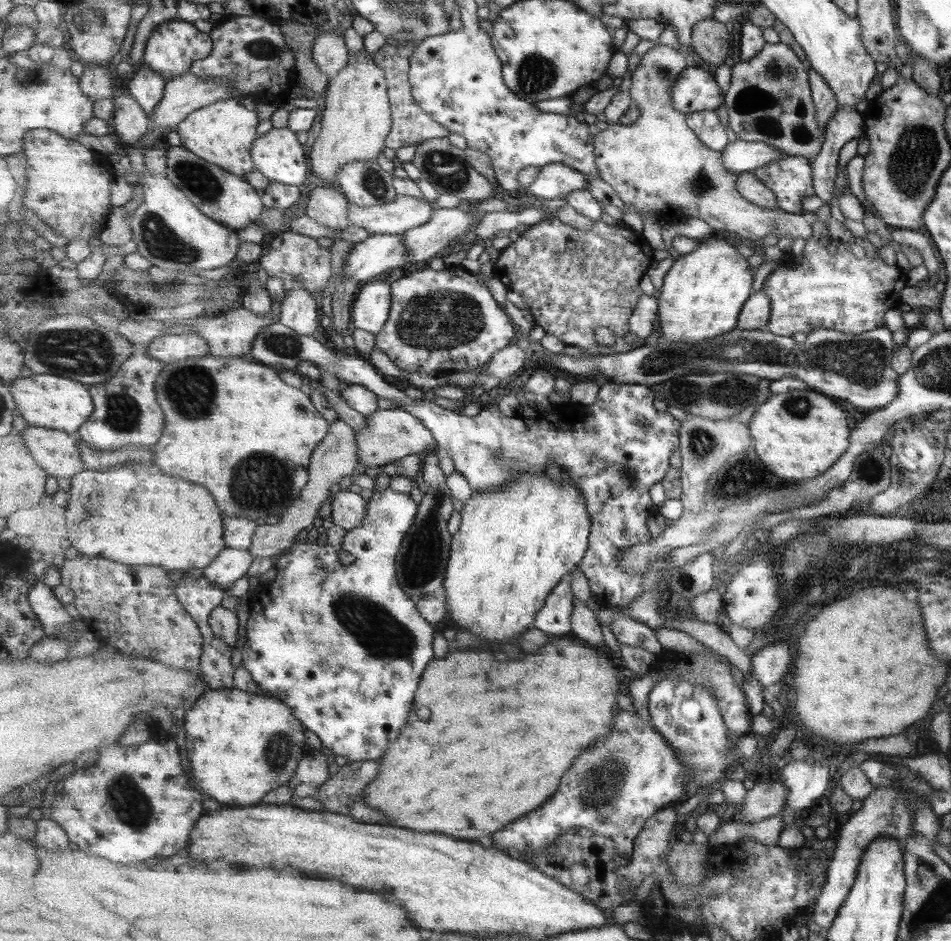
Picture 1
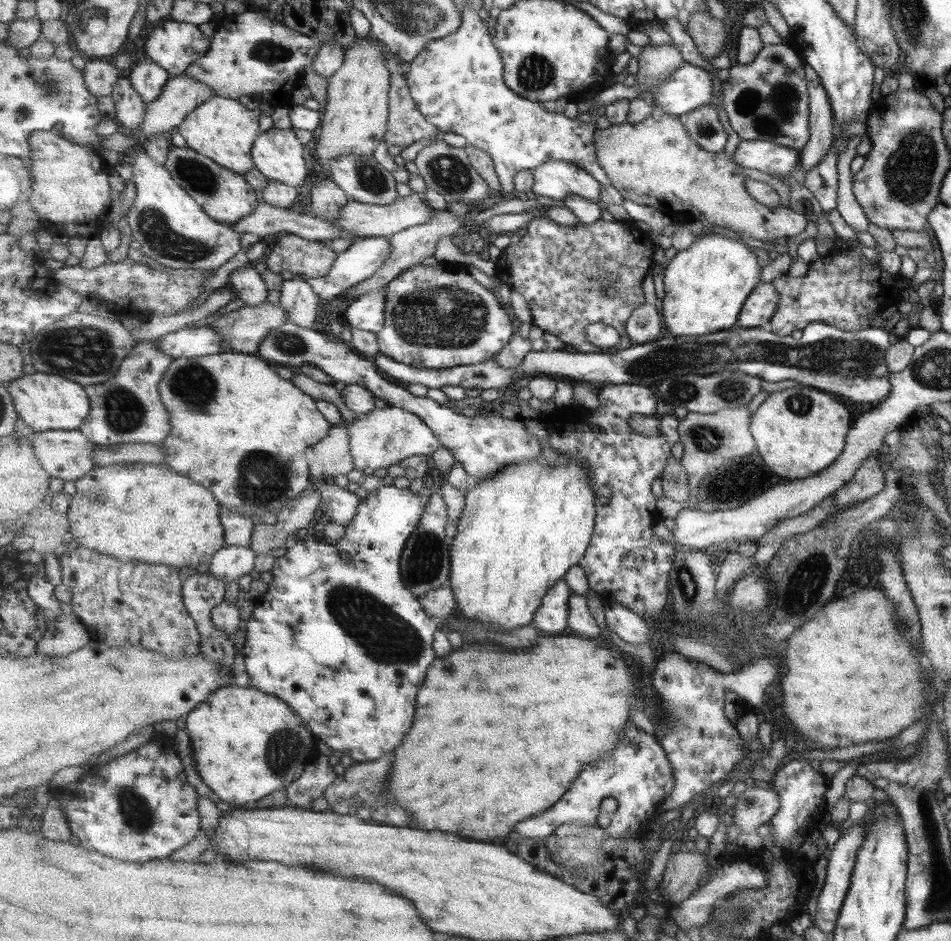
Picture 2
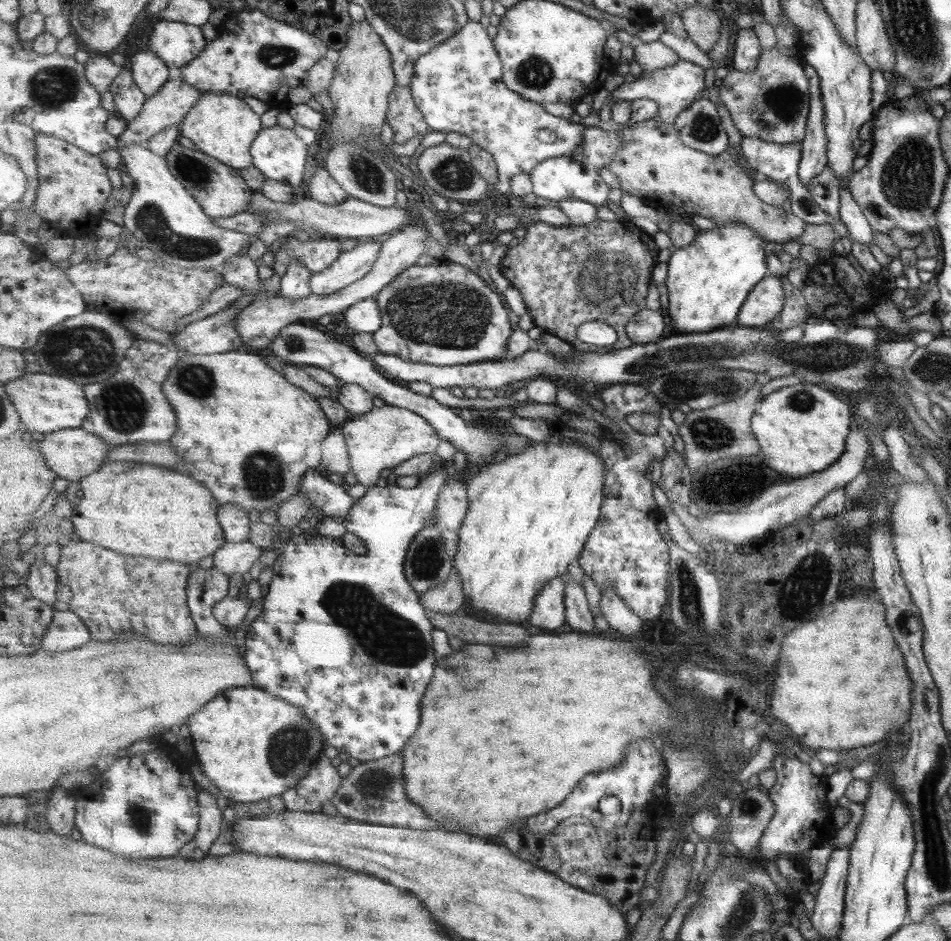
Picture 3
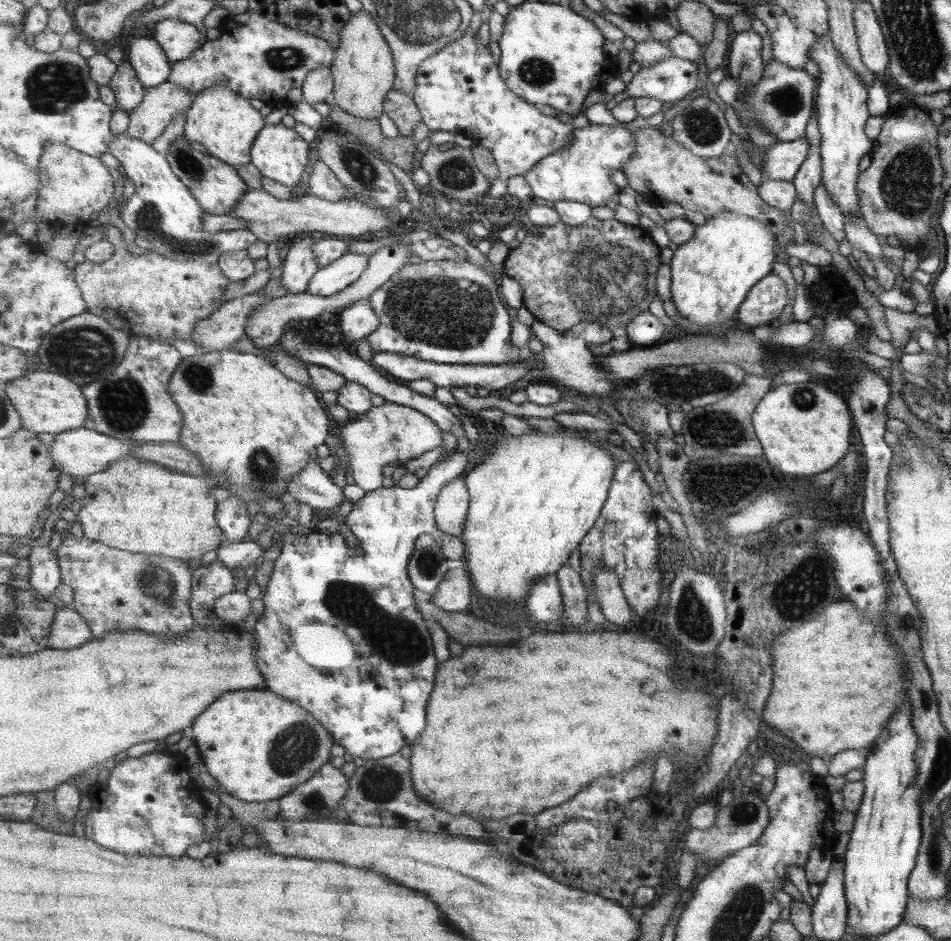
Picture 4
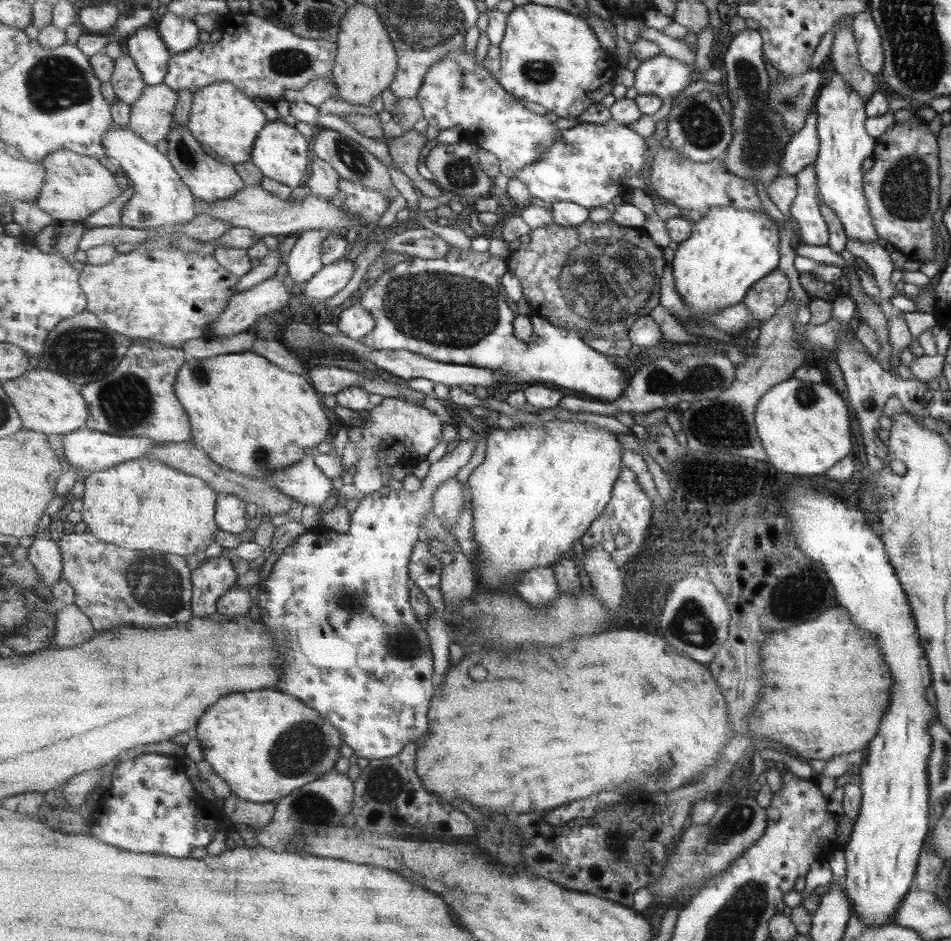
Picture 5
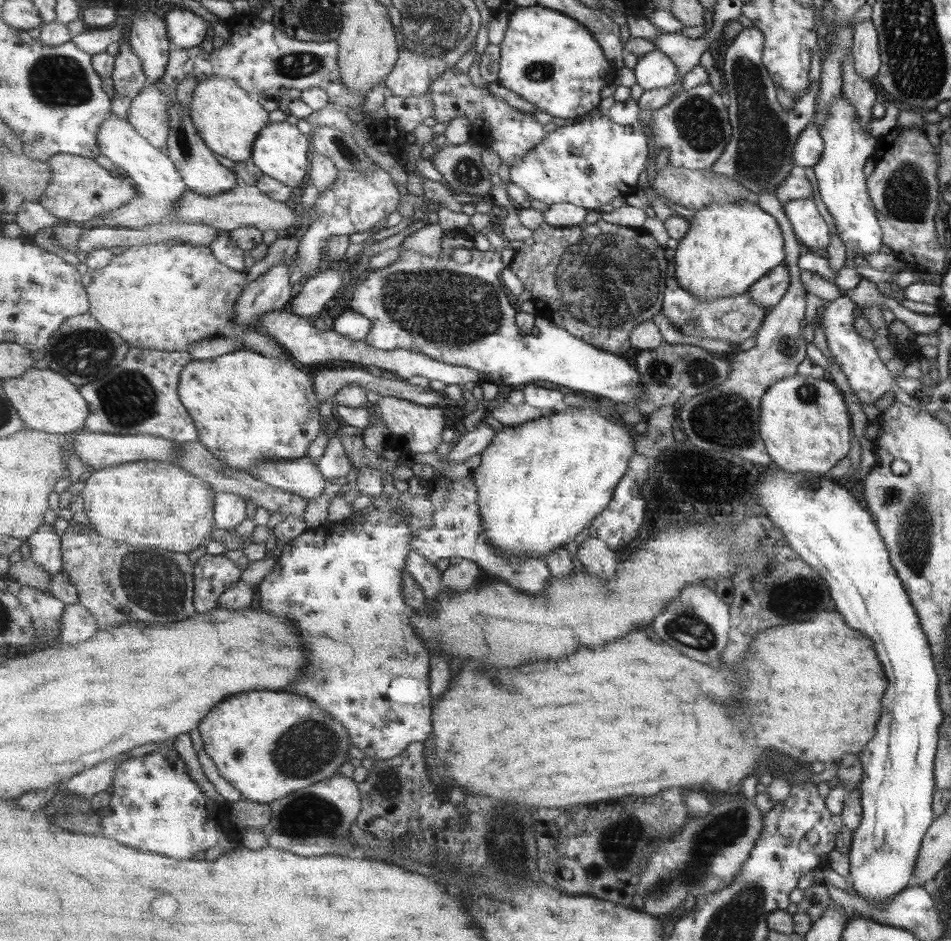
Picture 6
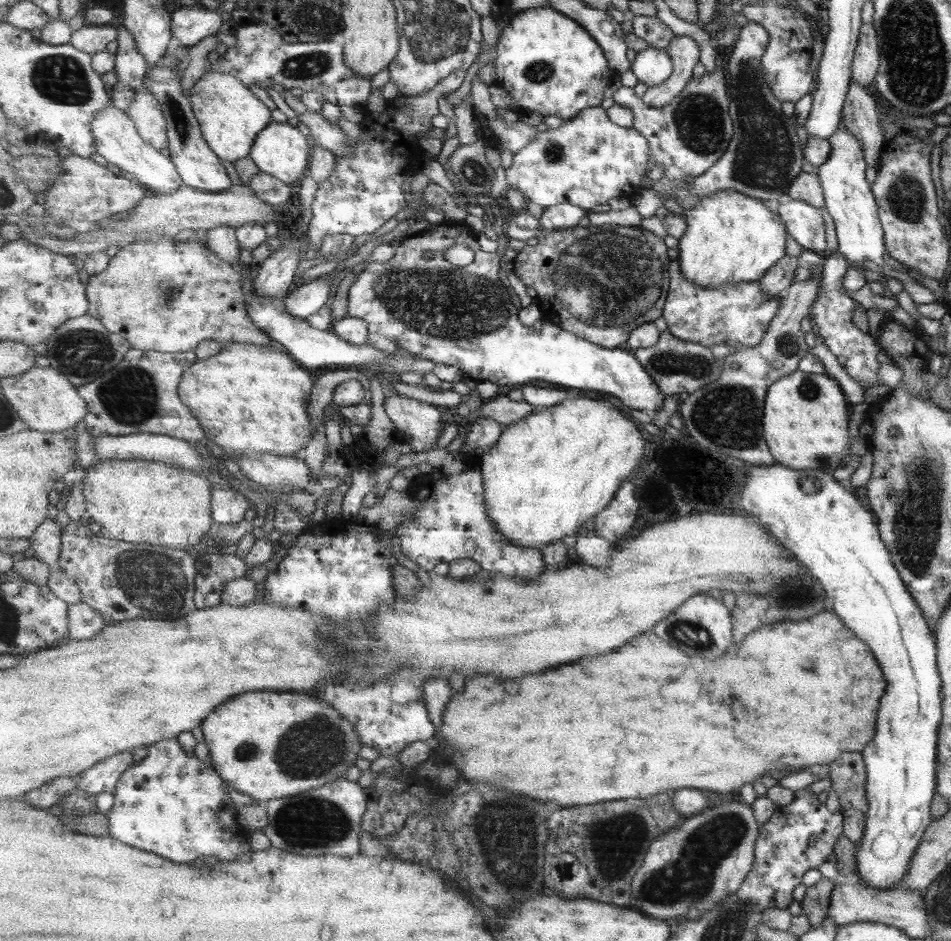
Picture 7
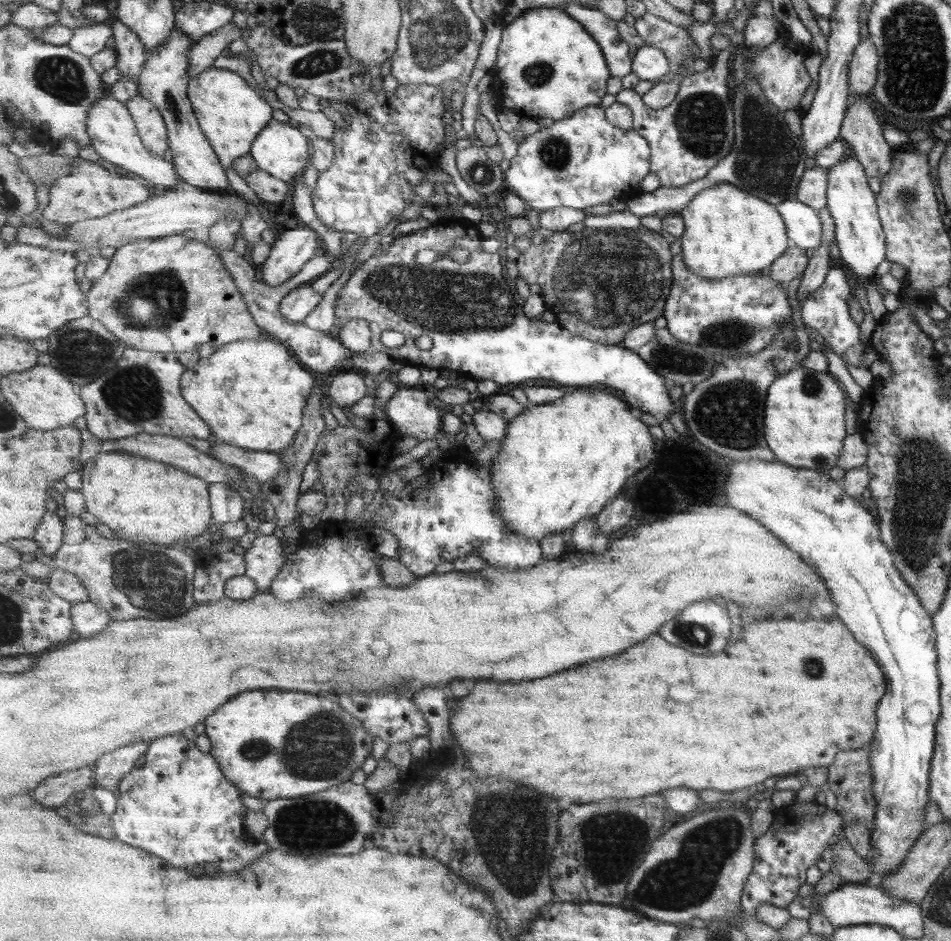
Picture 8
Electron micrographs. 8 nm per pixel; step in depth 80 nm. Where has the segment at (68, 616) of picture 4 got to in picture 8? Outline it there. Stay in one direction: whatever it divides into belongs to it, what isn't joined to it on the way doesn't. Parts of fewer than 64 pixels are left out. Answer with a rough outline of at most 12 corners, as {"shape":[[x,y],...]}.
{"shape":[[91,601],[72,606],[75,638],[103,632],[111,614]]}

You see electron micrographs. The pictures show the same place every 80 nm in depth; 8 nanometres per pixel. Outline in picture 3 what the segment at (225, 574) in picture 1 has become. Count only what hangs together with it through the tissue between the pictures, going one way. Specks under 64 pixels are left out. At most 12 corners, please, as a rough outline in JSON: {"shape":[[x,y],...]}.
{"shape":[[250,541],[225,543],[213,565],[229,577],[245,574],[262,551]]}

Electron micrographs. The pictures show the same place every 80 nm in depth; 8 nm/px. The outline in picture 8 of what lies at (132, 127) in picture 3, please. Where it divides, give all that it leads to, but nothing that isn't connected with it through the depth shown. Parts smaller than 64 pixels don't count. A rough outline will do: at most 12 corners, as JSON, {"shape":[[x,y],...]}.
{"shape":[[141,94],[126,105],[146,150],[163,156],[170,149],[166,119]]}

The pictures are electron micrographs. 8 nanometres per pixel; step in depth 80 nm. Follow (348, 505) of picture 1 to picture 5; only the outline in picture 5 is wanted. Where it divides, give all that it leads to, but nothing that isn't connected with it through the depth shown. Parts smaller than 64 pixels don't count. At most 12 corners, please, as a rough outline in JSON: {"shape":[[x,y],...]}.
{"shape":[[311,454],[273,473],[273,487],[304,506],[338,500]]}

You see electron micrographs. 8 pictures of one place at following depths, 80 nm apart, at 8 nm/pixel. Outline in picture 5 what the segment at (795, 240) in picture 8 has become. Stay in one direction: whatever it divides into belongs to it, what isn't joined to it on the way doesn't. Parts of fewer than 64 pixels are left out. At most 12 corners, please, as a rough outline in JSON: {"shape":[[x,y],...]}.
{"shape":[[814,162],[794,174],[791,203],[801,242],[825,246]]}

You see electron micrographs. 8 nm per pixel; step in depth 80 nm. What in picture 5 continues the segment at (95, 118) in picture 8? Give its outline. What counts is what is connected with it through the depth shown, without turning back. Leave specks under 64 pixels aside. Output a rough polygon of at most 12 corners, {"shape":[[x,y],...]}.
{"shape":[[112,126],[107,158],[135,190],[121,222],[183,226],[198,198],[170,158],[130,127]]}

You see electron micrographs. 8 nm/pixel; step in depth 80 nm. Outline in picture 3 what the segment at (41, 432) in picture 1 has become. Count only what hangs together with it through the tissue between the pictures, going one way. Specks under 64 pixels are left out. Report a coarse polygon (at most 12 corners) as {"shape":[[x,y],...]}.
{"shape":[[83,427],[47,433],[41,452],[53,473],[78,484],[111,447]]}

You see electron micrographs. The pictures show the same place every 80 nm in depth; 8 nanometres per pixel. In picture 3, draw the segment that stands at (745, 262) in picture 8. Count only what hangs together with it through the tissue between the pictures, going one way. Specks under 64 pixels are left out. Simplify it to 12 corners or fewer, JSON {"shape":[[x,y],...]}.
{"shape":[[745,222],[715,223],[671,254],[676,334],[738,325],[769,275]]}

